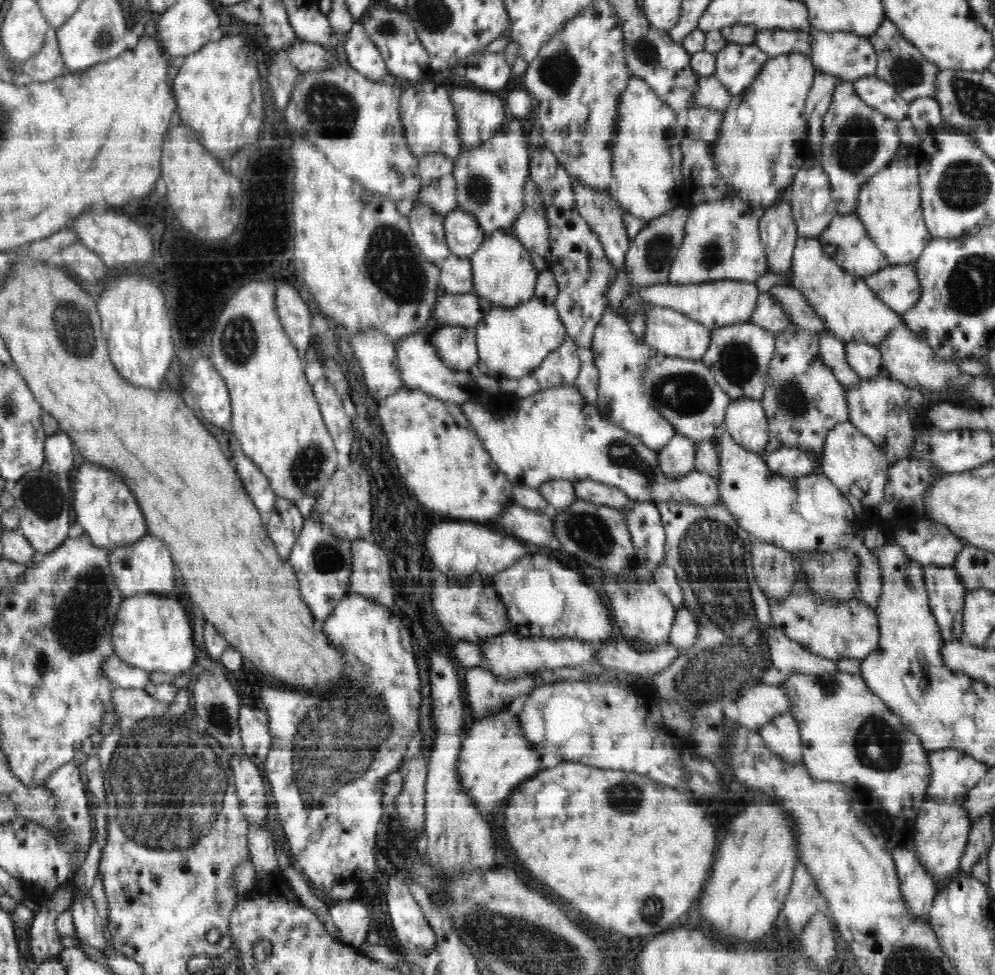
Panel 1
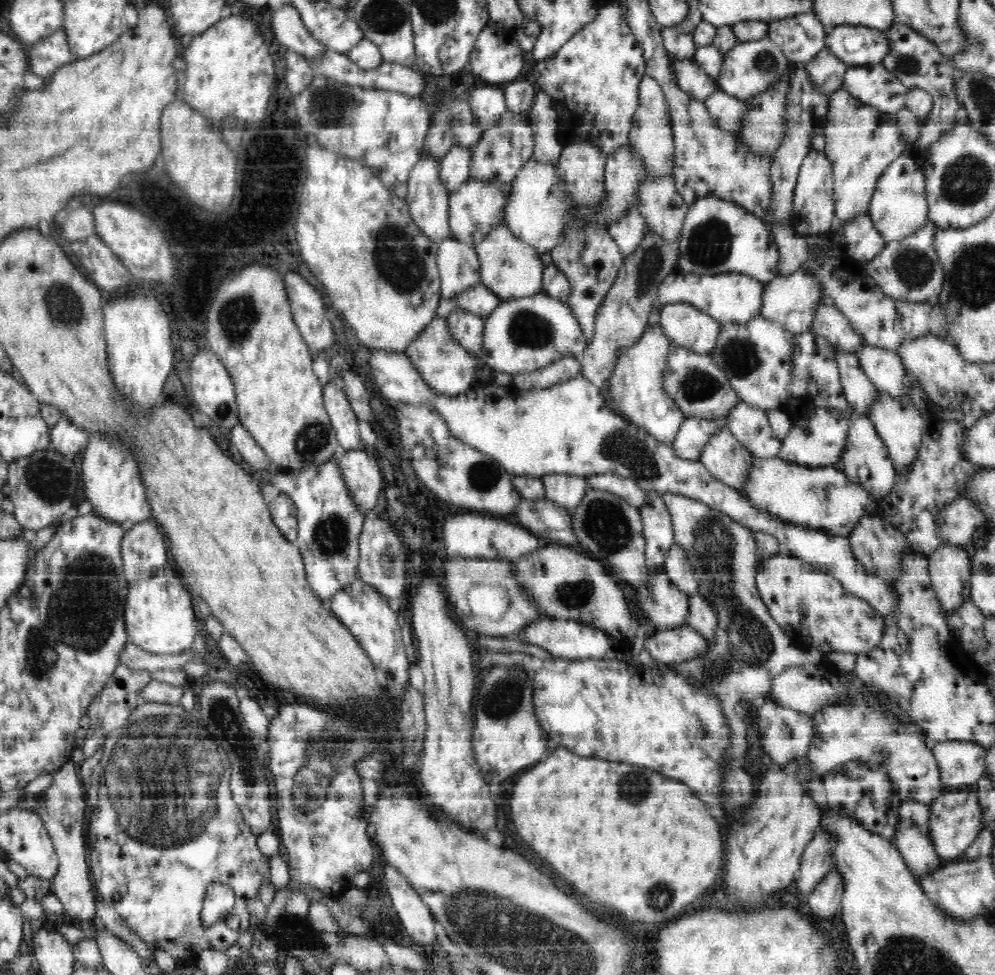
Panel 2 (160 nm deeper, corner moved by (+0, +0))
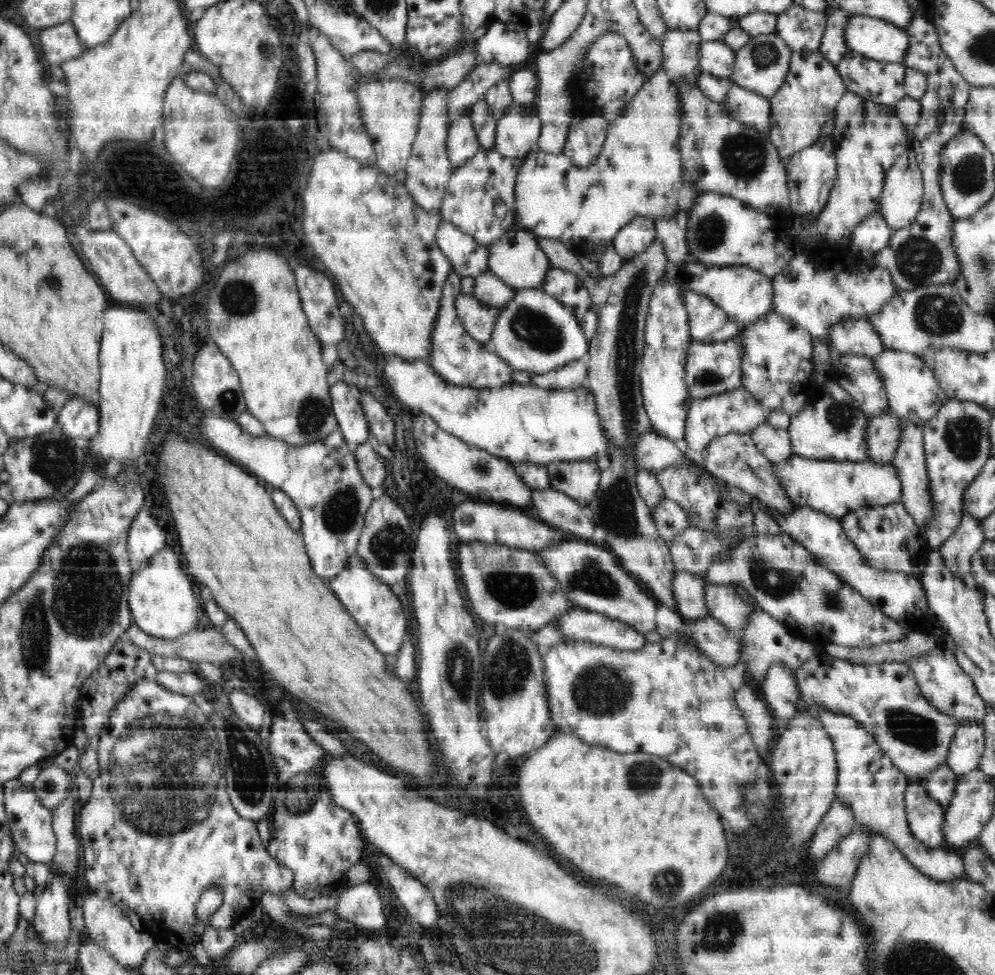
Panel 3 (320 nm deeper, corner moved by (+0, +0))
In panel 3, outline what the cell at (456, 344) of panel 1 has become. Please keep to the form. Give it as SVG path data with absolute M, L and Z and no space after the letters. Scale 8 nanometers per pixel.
M460 293L456 297L457 316L460 317L460 324L472 340L488 344L492 338L496 318L500 308L485 306L471 293Z

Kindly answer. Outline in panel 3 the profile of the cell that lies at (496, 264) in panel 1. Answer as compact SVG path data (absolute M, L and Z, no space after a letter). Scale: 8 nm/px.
M517 232L515 235L506 234L497 242L488 245L488 271L504 281L508 288L516 291L541 288L550 267L548 255L540 248L532 234L522 232Z

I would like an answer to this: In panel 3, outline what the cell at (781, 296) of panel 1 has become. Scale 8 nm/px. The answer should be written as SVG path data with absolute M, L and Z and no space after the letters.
M844 318L830 330L827 339L832 343L832 350L838 358L852 354L872 359L887 349L880 335L872 328L872 323L864 318Z

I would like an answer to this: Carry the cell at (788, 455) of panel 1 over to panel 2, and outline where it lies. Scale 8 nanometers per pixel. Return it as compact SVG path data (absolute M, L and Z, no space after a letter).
M818 407L816 413L809 416L802 424L794 425L790 432L781 440L781 449L778 457L805 467L834 467L842 458L848 440L848 422L851 413L832 412L832 409Z

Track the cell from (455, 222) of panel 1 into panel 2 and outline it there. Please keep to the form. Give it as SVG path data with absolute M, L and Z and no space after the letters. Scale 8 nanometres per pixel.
M466 180L461 187L449 194L449 225L451 236L457 241L474 246L486 238L486 234L500 222L506 223L504 210L507 204L506 193L497 188L497 182L485 184L484 181Z

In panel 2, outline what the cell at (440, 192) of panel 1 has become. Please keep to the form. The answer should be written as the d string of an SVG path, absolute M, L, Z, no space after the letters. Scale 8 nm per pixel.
M453 144L439 164L442 185L450 194L458 190L463 182L469 180L469 171L472 165L470 147L460 148L460 145Z

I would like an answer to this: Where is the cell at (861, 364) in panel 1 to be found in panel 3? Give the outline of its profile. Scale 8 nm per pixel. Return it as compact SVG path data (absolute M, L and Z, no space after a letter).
M887 348L882 354L872 358L872 364L876 367L876 372L880 373L881 380L884 381L891 412L899 418L907 419L923 427L928 420L936 416L940 407L949 399L942 385L934 377L932 369L924 365L919 355Z

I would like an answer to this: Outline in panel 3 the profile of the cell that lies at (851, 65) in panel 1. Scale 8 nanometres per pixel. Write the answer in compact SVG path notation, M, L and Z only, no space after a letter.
M854 16L846 26L848 50L878 62L905 64L910 47L906 29L872 16Z

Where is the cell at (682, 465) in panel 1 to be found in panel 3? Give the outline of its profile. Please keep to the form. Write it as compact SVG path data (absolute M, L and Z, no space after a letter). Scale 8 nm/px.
M744 385L739 386L734 392L693 400L689 406L683 439L692 450L700 452L714 437L721 437L732 431L749 434L754 427L760 426L761 423L766 424L769 411L768 407L752 398L752 395L744 389Z

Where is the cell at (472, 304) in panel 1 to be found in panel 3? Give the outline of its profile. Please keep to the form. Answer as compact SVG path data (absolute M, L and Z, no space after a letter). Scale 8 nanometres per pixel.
M486 271L475 278L472 295L485 306L504 308L515 293L516 290L508 288L494 273Z

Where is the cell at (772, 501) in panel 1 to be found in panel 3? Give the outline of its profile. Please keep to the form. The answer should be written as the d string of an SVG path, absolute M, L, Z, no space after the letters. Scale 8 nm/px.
M793 454L788 462L773 464L773 476L780 481L780 488L796 508L816 510L837 518L837 521L841 521L850 510L862 506L888 506L901 503L902 499L902 481L892 463L876 463L872 459L860 462L821 461Z

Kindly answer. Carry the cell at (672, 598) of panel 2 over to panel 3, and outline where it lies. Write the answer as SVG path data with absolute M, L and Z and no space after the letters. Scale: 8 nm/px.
M675 570L672 576L672 596L674 608L675 602L678 602L680 616L694 621L708 617L708 607L704 601L708 582L704 577L692 575Z

